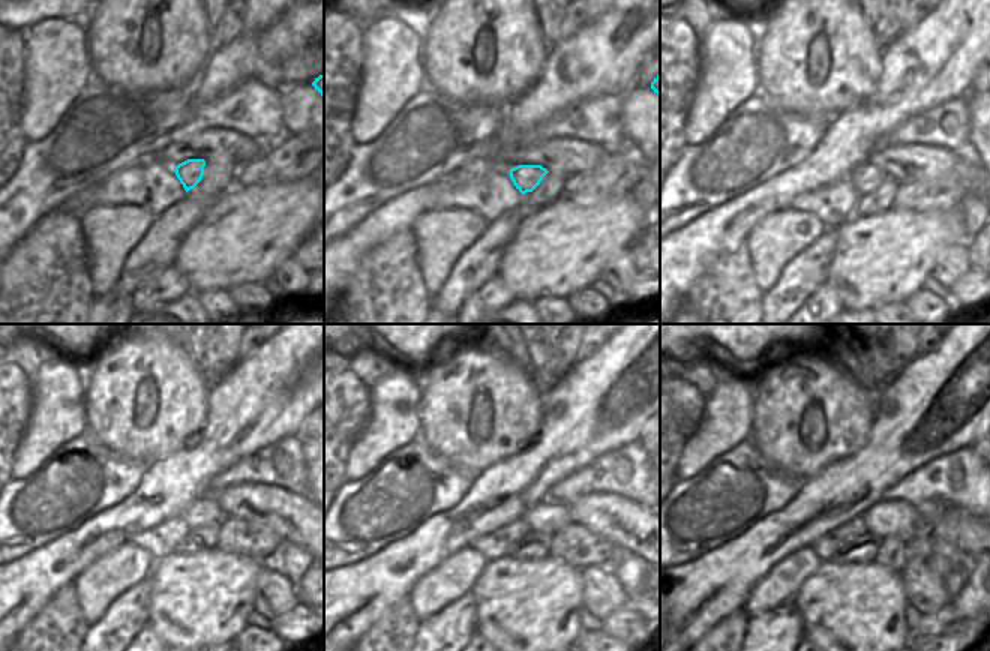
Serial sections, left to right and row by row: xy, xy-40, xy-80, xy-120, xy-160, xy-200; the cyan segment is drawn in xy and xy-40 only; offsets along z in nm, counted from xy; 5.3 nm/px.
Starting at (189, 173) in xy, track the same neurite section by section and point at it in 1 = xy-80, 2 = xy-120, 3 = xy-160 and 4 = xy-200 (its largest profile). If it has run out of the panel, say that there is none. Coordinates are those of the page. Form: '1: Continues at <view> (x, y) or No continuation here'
1: Continues at xy-80 (866, 177)
2: Continues at xy-120 (203, 510)
3: Continues at xy-160 (548, 516)
4: Continues at xy-200 (884, 519).

